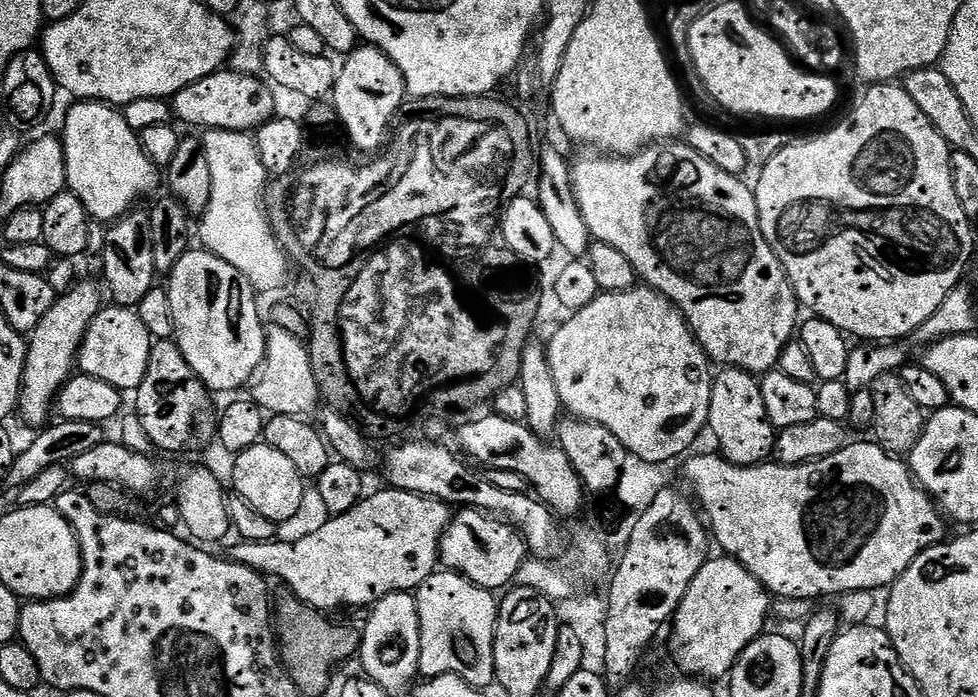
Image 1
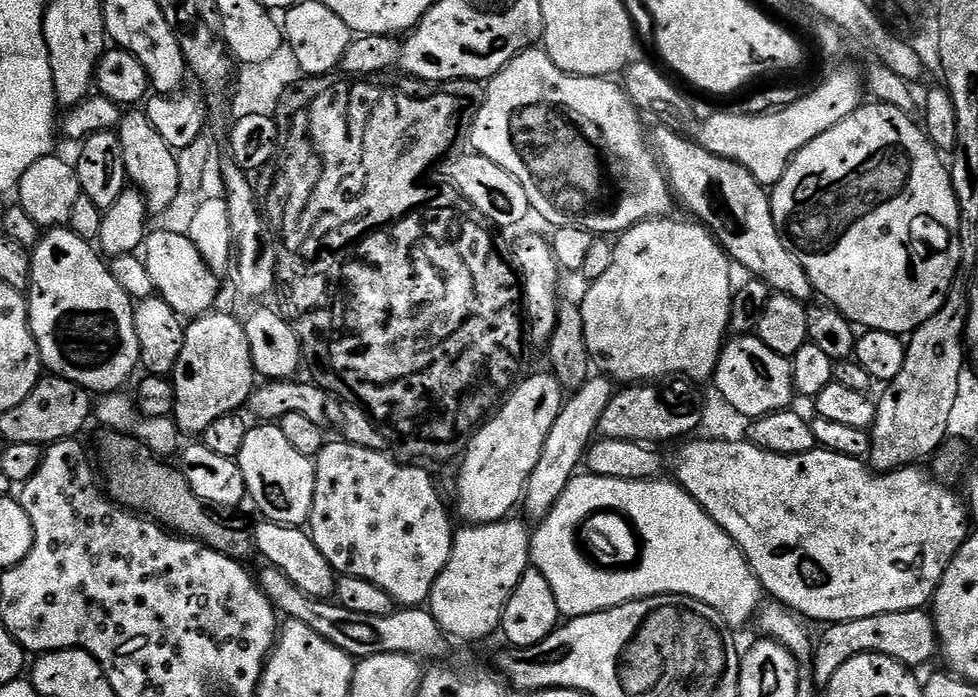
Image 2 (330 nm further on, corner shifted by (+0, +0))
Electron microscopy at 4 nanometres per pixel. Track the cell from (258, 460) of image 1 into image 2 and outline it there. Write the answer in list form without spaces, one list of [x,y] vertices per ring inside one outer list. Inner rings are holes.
[[[260,422],[249,427],[246,442],[242,442],[238,463],[248,487],[248,496],[256,503],[265,521],[293,526],[307,525],[314,502],[316,466],[313,457],[298,454],[298,450],[290,446],[279,423]]]

